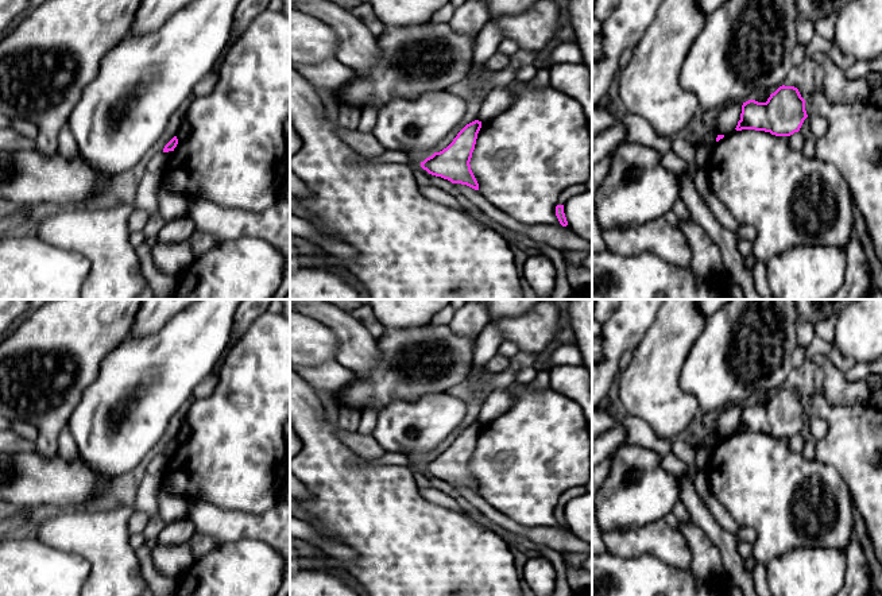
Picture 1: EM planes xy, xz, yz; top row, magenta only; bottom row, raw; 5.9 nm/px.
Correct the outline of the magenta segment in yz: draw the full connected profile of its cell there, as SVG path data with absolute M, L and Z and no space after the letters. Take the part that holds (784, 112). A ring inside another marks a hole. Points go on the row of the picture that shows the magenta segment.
M780 86L766 102L748 100L742 105L736 131L755 129L775 136L790 136L798 132L808 117L805 100L794 86Z

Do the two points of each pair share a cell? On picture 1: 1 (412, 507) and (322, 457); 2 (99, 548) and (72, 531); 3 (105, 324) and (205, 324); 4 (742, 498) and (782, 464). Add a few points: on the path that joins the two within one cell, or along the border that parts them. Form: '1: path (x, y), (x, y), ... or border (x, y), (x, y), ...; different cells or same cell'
1: path (390, 507), (372, 507), (344, 479); same cell
2: path (92, 541), (82, 531), (78, 531); same cell
3: border (127, 335), (104, 356); different cells
4: path (751, 488), (757, 483), (763, 483), (773, 473); same cell

